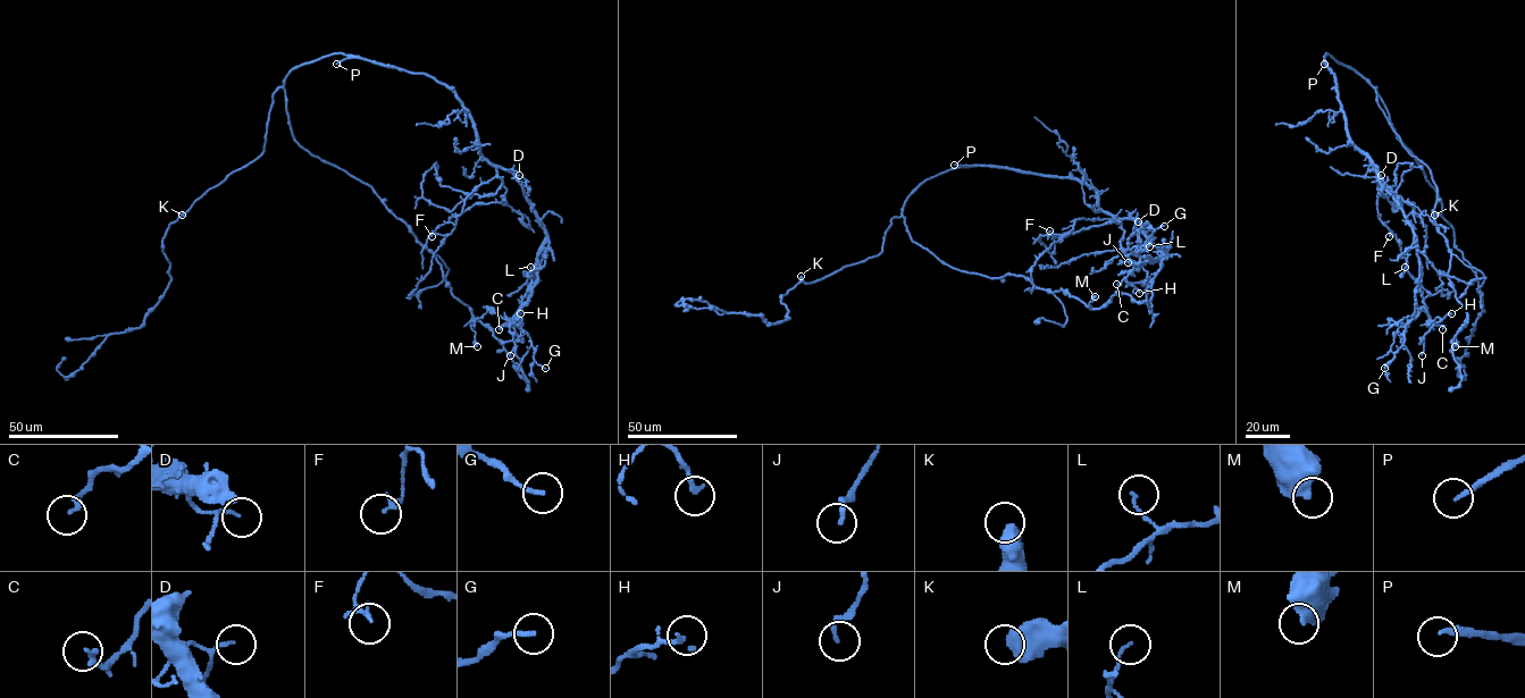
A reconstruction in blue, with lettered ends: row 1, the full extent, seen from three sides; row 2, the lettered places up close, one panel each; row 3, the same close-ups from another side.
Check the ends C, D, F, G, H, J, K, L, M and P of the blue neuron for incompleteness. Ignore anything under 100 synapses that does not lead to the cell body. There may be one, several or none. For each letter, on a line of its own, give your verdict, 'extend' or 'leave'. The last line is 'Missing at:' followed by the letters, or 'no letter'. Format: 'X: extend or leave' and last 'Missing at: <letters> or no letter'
C: leave
D: leave
F: leave
G: leave
H: leave
J: leave
K: leave
L: leave
M: leave
P: extend
Missing at: P

